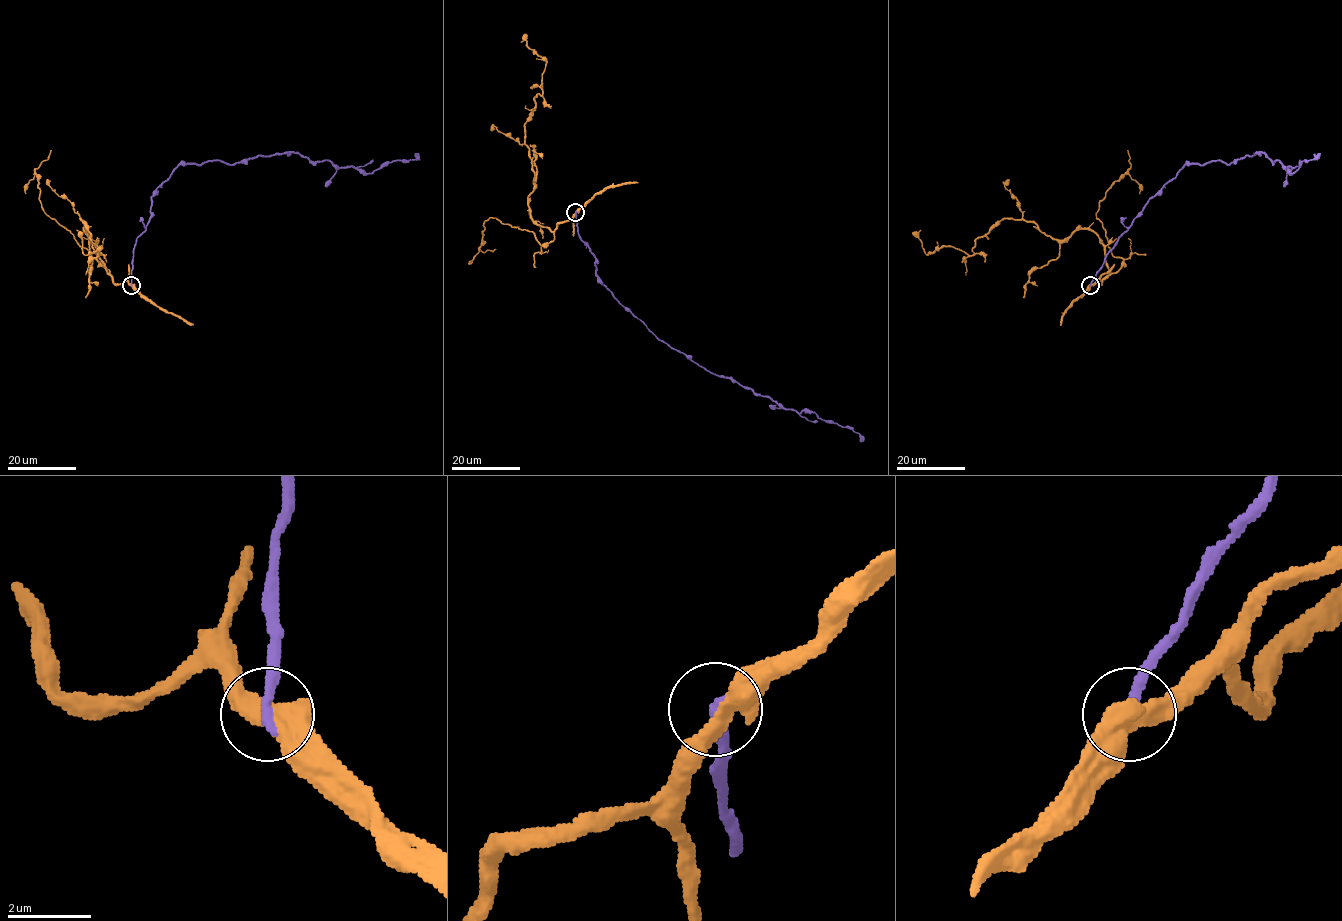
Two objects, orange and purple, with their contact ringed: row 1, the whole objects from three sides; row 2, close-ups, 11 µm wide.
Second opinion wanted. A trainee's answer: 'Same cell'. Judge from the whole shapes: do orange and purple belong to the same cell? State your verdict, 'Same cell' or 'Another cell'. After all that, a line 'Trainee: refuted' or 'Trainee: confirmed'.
Another cell
Trainee: refuted

